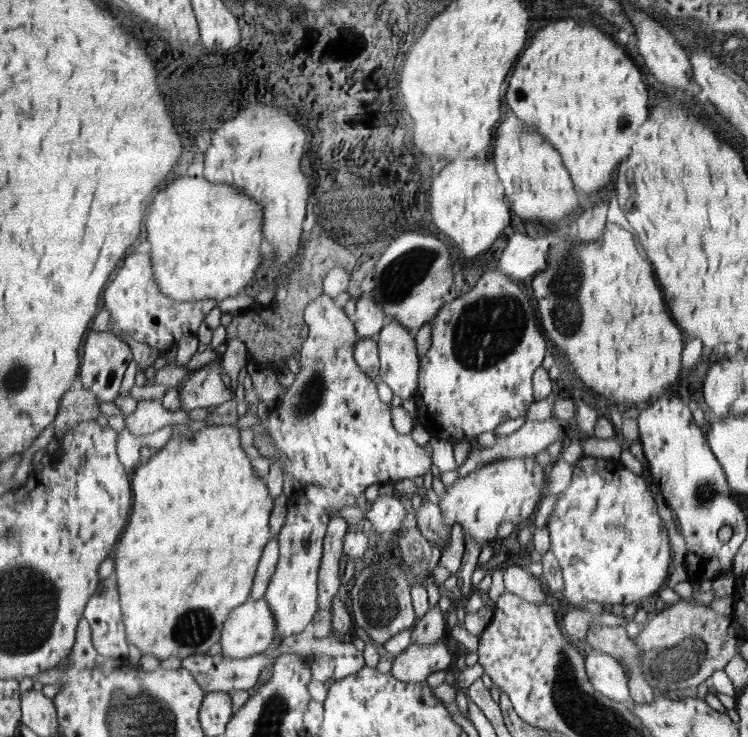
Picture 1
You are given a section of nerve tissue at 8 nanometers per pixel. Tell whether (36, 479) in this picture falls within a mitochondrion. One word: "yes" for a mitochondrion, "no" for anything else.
no

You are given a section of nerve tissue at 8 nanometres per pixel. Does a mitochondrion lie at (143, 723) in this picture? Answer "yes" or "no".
yes

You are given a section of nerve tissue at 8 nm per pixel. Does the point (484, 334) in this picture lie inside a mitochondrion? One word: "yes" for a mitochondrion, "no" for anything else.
yes

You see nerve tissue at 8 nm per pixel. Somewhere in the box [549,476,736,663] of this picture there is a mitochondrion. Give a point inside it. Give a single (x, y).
(705, 493)

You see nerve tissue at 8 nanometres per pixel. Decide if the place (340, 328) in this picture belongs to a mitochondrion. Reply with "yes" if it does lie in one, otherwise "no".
no

